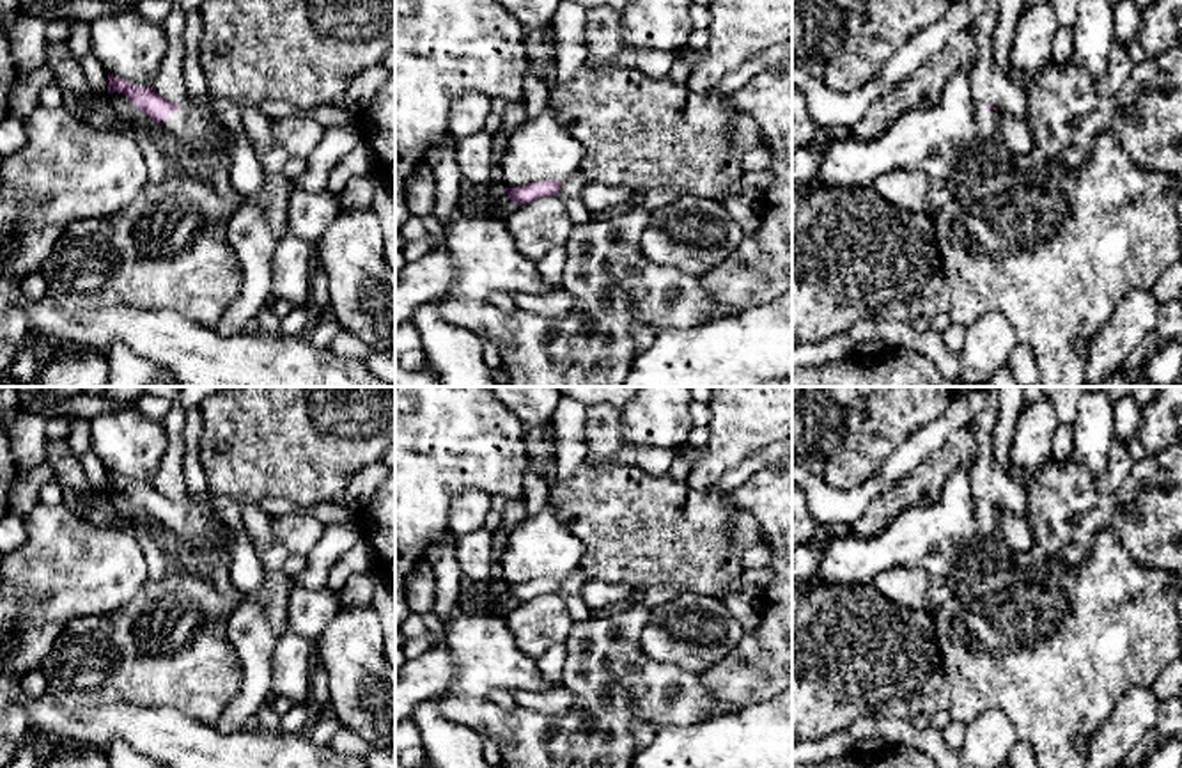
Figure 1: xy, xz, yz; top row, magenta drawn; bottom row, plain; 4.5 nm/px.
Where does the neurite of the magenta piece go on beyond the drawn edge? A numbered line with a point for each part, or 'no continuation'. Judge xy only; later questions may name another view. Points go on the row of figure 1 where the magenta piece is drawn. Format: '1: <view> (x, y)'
1: xy (194, 130)

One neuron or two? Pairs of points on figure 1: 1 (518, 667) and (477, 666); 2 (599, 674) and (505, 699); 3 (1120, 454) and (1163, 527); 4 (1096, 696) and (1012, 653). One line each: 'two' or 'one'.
1: one
2: two
3: two
4: one

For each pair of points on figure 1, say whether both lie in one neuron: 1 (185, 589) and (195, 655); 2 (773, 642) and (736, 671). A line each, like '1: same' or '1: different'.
1: same
2: same

